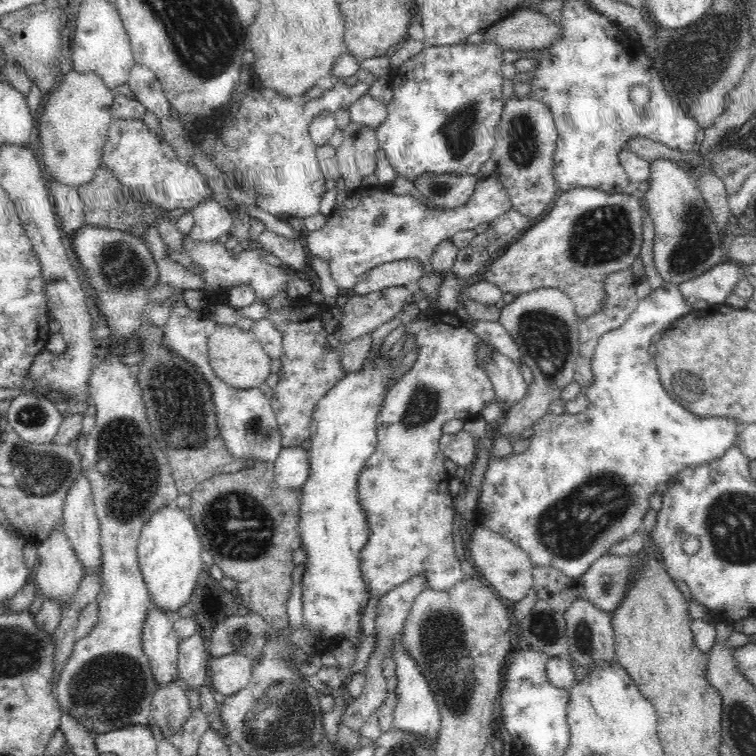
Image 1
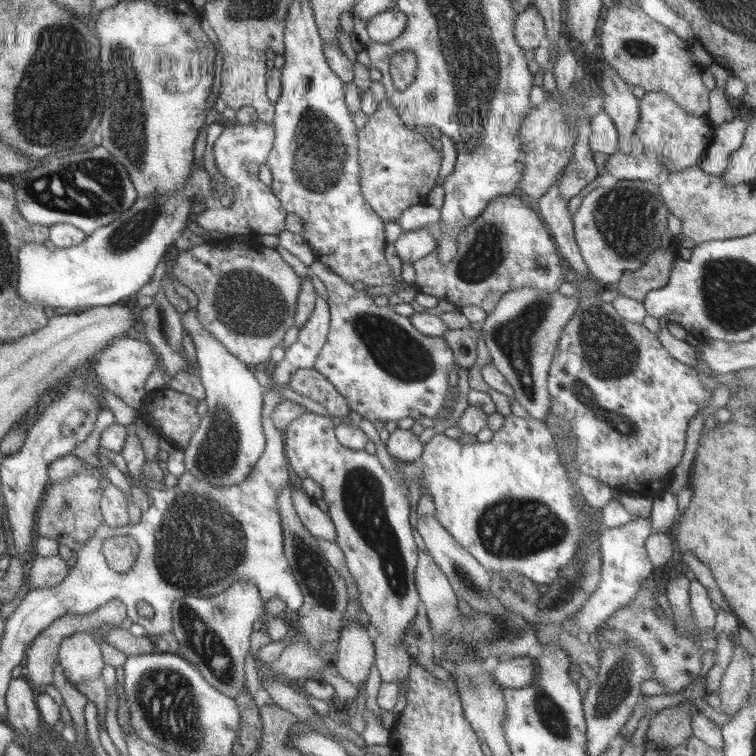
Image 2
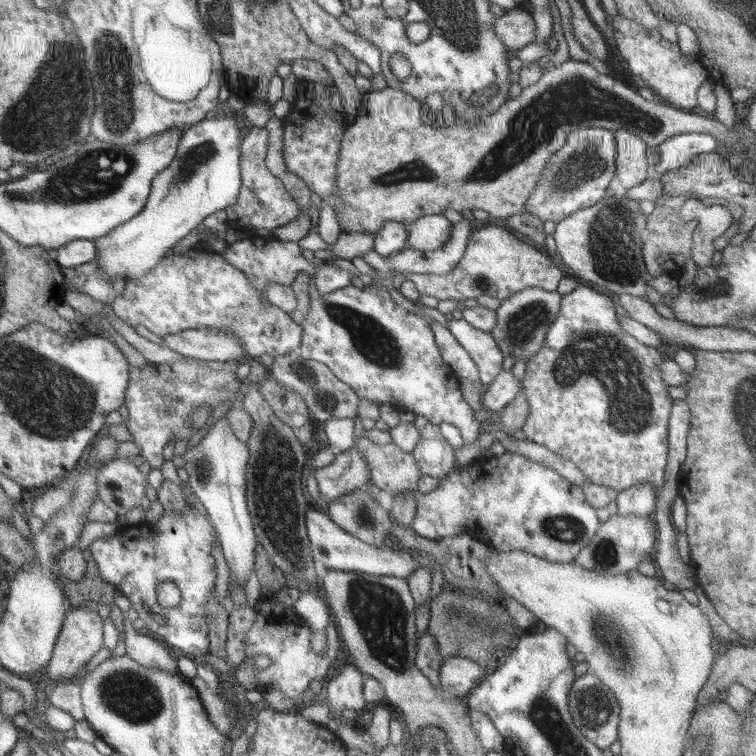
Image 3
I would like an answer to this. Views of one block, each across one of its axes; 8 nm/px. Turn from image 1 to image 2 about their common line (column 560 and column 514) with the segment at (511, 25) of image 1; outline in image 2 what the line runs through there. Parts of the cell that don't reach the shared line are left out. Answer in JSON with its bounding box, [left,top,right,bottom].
[513,6,545,52]

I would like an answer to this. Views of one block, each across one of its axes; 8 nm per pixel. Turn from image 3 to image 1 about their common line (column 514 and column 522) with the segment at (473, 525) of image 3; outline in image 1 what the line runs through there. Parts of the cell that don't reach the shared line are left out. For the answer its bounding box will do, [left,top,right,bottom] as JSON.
[462,282,742,580]

